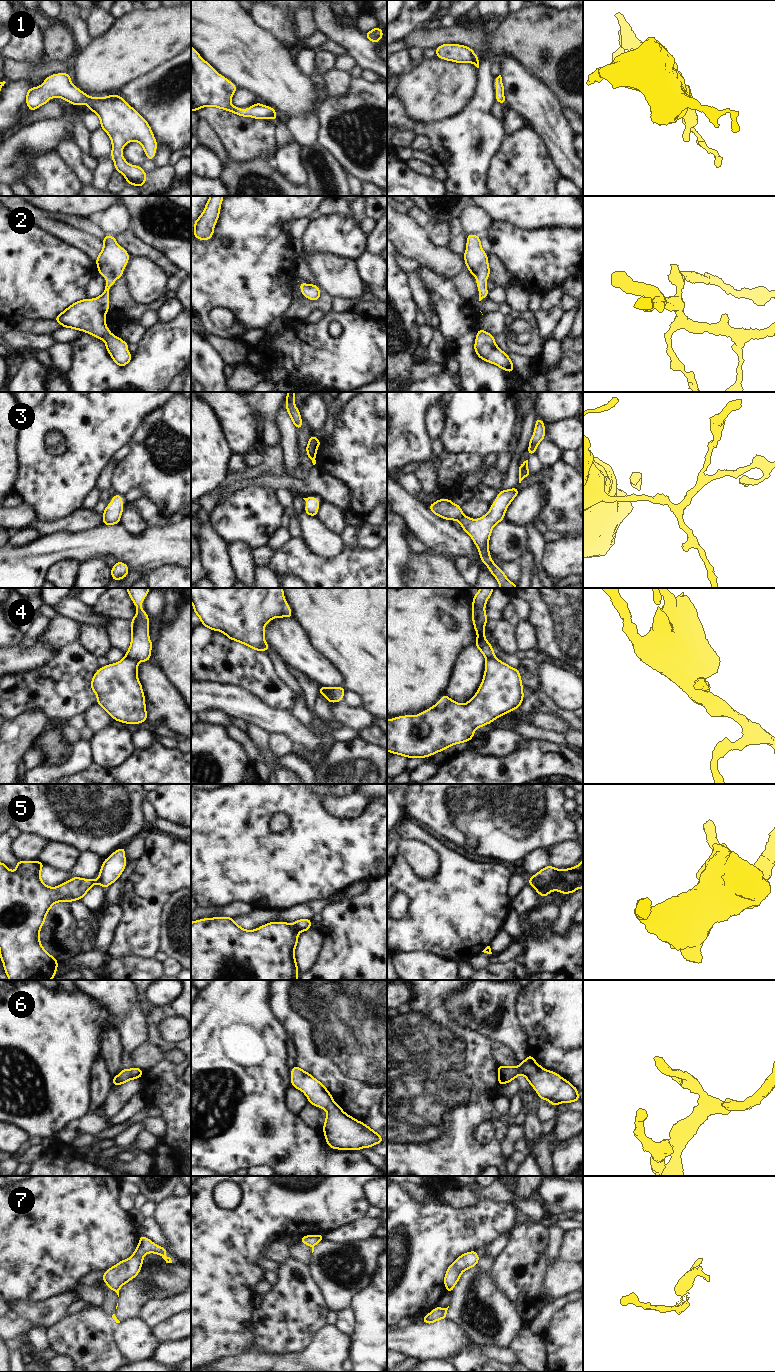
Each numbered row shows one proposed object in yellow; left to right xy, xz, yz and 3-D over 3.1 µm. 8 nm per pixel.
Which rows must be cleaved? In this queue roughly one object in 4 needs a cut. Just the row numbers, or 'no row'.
4, 5, 7

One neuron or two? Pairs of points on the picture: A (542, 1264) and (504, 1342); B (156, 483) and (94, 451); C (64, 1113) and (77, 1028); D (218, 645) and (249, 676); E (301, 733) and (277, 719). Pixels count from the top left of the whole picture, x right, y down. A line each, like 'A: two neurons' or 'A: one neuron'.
A: two neurons
B: two neurons
C: one neuron
D: one neuron
E: one neuron

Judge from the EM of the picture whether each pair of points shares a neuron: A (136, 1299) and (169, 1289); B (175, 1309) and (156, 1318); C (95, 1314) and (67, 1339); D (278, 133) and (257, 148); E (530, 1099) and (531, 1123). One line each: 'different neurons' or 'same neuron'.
A: same neuron
B: same neuron
C: same neuron
D: different neurons
E: same neuron

